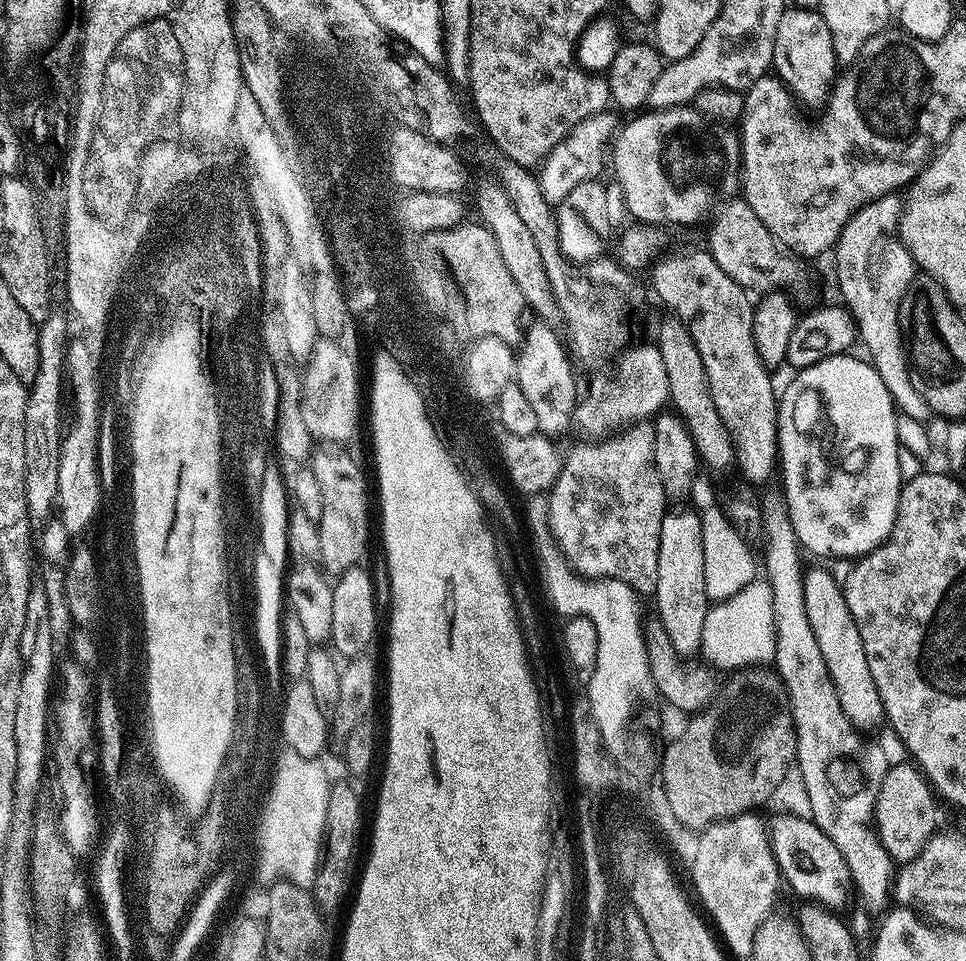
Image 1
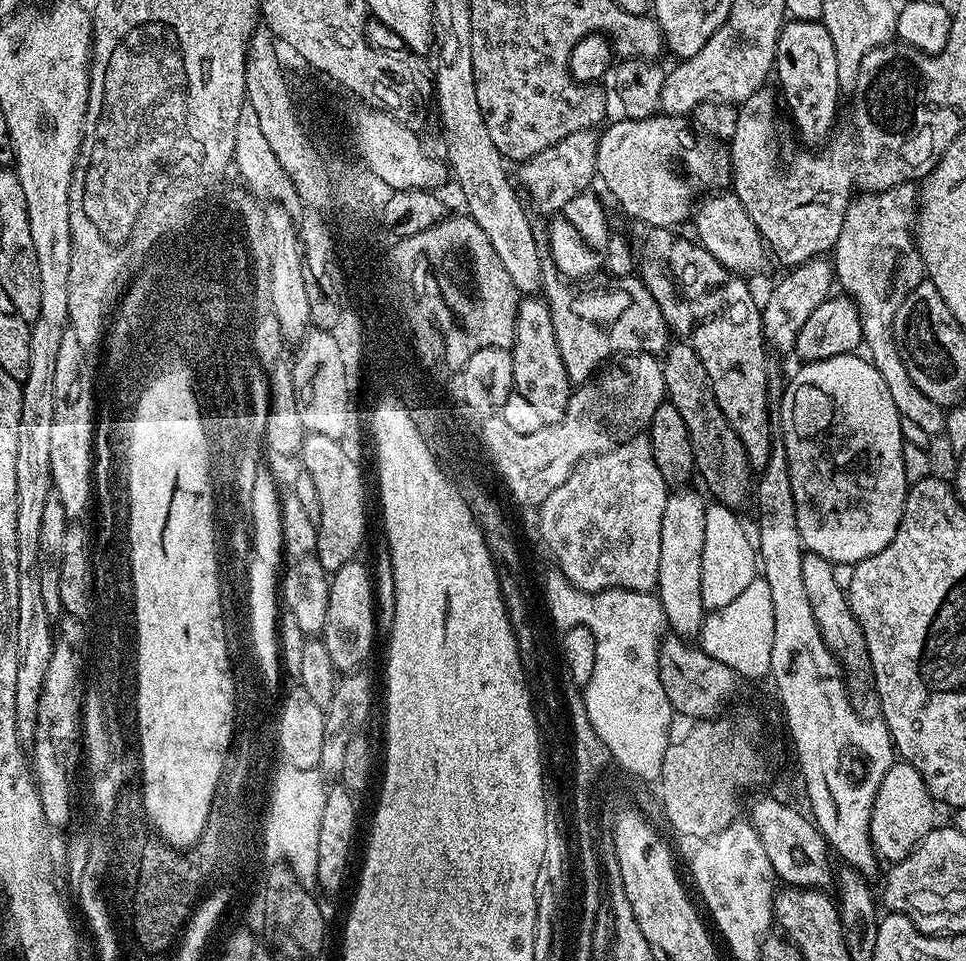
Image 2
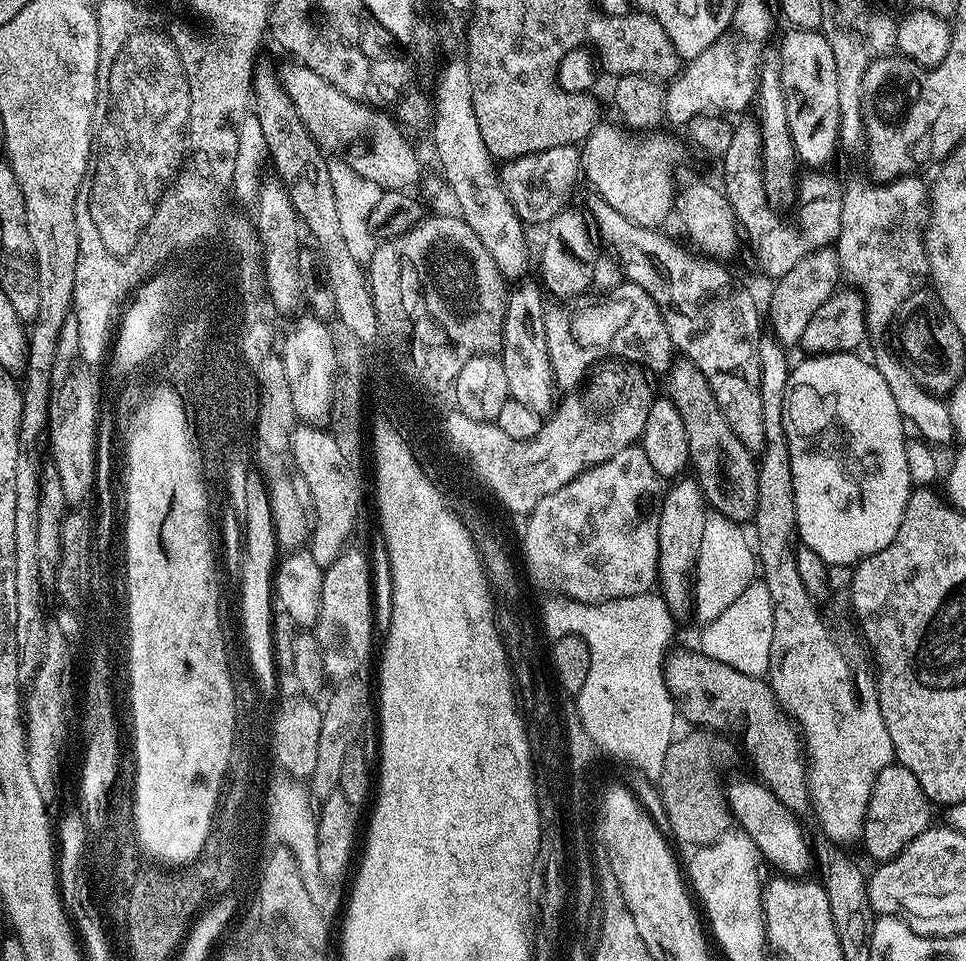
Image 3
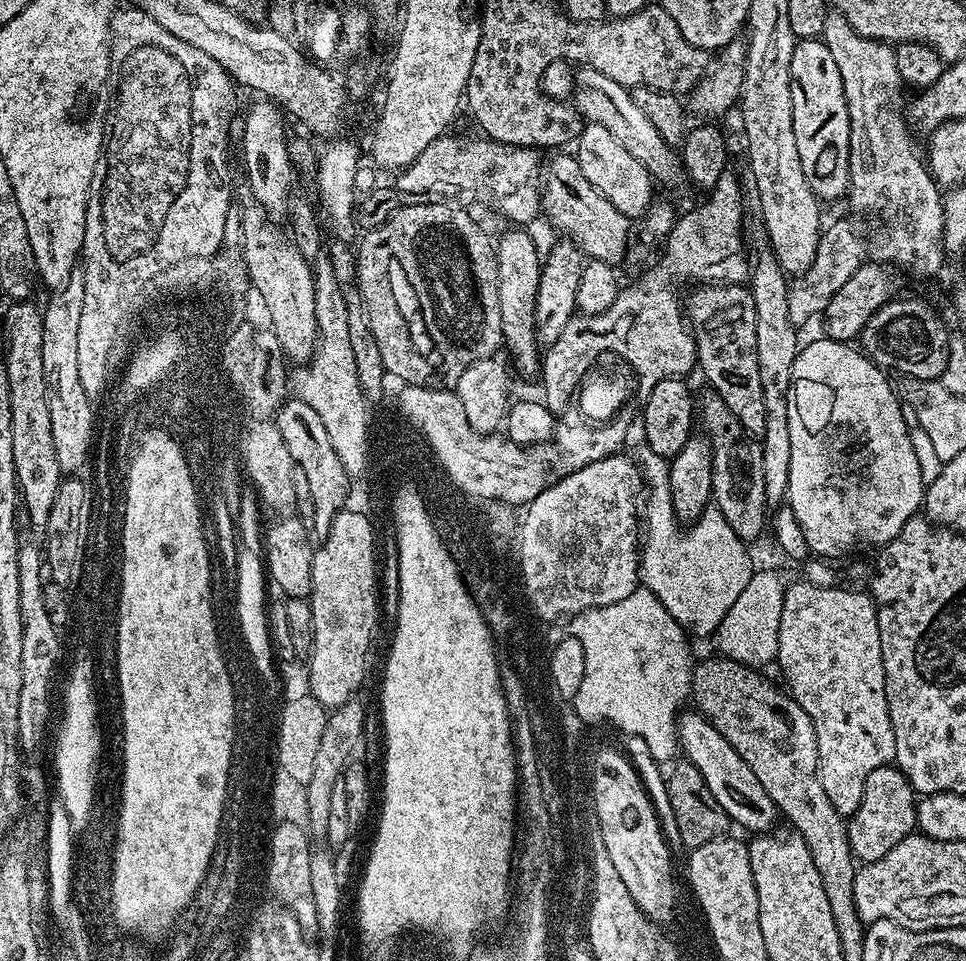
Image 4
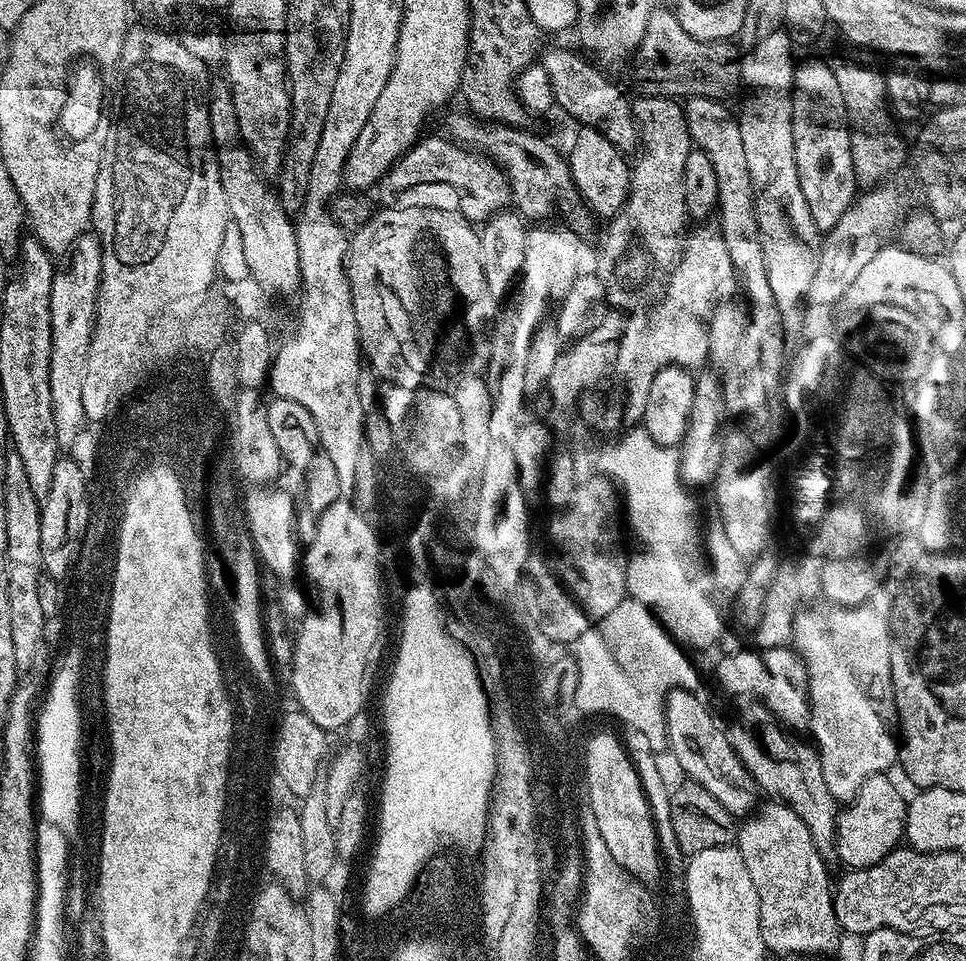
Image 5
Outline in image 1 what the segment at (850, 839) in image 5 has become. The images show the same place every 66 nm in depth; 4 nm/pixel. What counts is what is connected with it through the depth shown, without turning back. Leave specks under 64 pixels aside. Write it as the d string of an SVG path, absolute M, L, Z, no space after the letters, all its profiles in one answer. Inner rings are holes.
M893 763L888 769L886 778L882 778L882 786L876 795L876 815L874 827L880 836L882 846L890 854L897 865L909 864L928 845L929 840L936 835L936 802L934 789L928 783L928 777L920 771L915 763Z

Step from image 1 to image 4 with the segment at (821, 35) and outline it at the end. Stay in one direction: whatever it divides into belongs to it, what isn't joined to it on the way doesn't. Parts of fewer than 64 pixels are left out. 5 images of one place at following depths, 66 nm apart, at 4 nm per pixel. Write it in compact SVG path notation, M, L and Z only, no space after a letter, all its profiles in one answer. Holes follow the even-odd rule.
M797 39L794 46L794 58L790 58L790 106L794 114L794 143L798 146L798 159L802 162L802 174L806 174L806 182L816 199L843 201L848 195L848 179L850 166L850 114L846 106L846 98L842 90L842 74L838 74L838 66L830 50L826 50L823 39Z

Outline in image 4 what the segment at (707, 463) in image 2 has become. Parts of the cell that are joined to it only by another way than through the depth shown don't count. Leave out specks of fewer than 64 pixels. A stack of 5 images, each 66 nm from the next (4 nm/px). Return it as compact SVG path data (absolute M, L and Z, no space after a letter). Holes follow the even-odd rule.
M710 386L698 392L698 424L712 447L712 500L714 507L730 522L730 530L745 542L756 540L764 532L766 478L762 470L760 440L744 434L742 422L730 414L730 406Z

